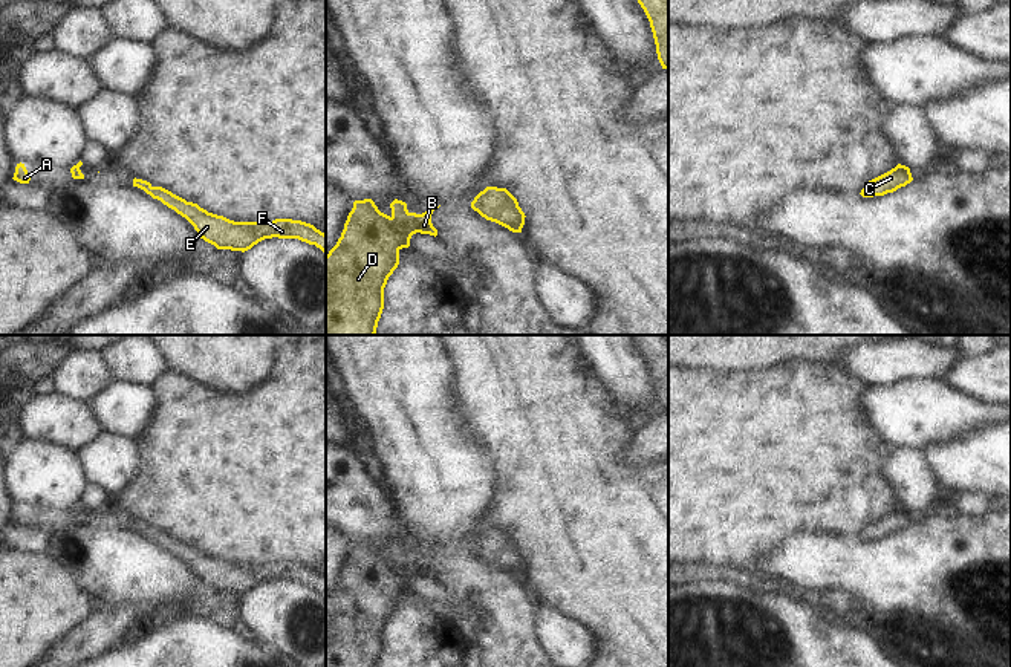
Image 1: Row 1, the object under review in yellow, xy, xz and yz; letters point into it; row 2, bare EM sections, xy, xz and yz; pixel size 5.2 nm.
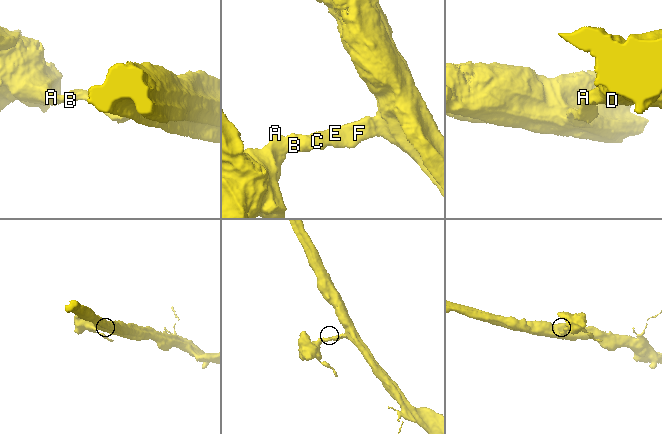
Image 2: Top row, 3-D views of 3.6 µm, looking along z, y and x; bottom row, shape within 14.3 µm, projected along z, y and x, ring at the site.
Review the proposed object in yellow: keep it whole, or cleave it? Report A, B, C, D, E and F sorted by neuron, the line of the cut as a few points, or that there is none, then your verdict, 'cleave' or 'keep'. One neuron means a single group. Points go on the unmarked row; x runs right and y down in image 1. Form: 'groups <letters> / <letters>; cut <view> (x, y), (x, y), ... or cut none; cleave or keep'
groups A B C D E F; cut none; keep

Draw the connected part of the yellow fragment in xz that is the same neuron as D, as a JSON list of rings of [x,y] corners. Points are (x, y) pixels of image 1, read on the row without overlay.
[[[372,542],[353,545],[341,580],[326,598],[326,667],[378,667],[384,652],[384,630],[399,607],[399,594],[410,589],[410,581],[416,575],[437,578],[437,572],[431,566],[436,551],[416,557],[410,555],[407,546],[398,542],[390,546],[390,551],[392,557],[387,558],[378,552]]]

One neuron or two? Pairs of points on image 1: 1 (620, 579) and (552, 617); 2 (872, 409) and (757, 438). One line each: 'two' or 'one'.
1: two
2: two

